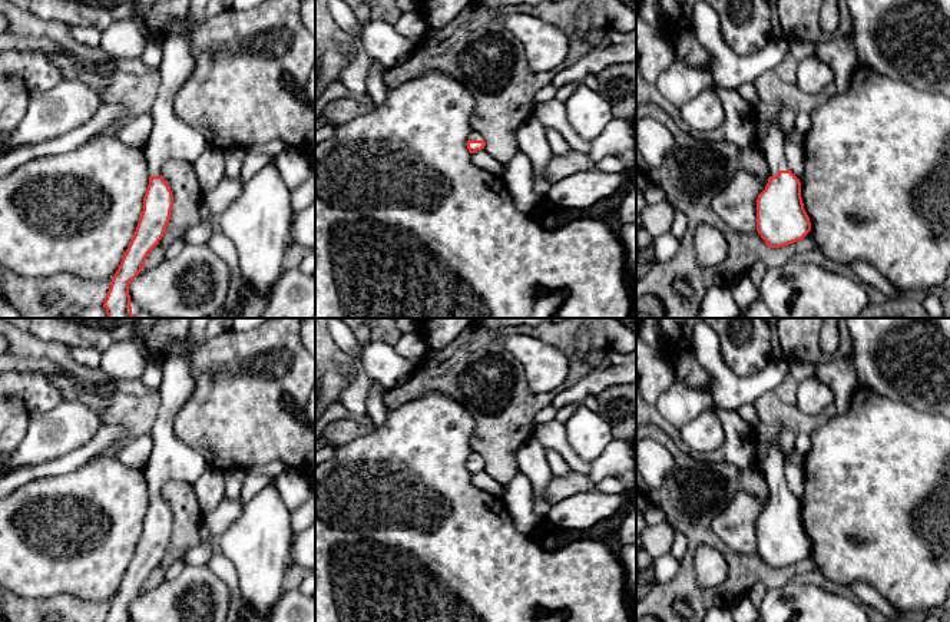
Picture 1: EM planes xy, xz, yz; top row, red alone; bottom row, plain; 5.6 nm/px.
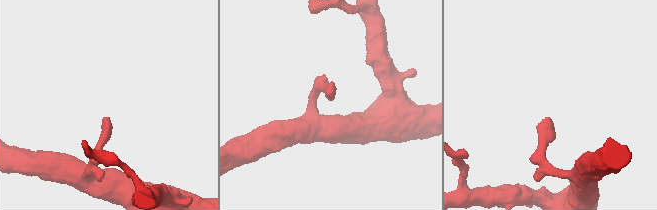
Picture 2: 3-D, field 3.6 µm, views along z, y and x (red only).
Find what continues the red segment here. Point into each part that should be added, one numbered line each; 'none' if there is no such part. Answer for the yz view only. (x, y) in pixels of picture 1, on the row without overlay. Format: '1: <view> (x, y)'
1: yz (771, 465)

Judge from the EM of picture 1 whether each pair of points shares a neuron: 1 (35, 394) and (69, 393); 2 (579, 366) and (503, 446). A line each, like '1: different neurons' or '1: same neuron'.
1: different neurons
2: same neuron

